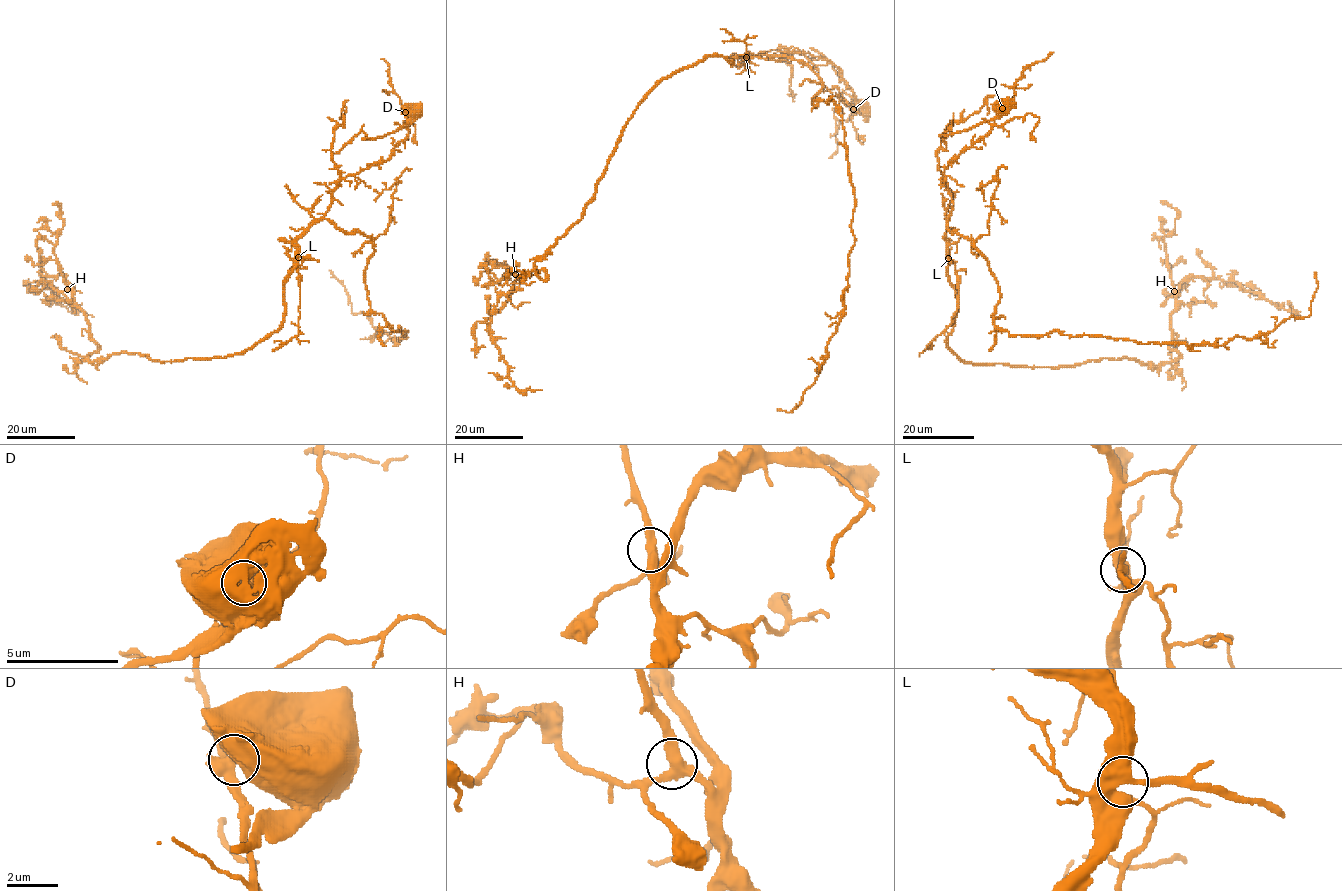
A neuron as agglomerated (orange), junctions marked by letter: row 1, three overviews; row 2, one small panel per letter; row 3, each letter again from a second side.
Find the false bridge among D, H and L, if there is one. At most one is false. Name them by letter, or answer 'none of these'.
D

